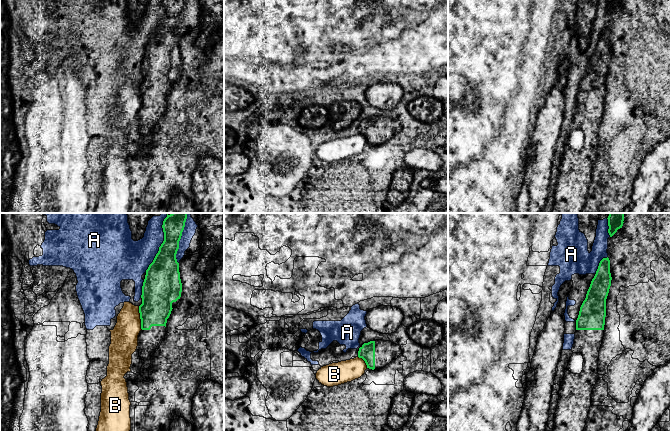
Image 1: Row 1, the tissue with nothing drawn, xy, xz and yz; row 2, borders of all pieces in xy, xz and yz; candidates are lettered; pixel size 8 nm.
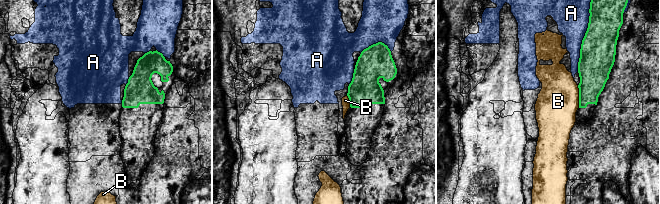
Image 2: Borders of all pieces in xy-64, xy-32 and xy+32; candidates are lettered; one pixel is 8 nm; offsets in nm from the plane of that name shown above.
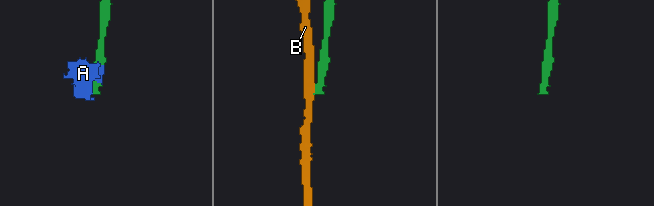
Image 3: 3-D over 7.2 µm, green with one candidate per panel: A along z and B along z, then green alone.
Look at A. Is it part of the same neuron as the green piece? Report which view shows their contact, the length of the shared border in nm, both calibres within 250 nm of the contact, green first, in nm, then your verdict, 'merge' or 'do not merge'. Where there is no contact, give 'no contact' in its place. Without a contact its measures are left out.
contact in xy; length 420 nm; calibres 280 and 320 nm; do not merge

